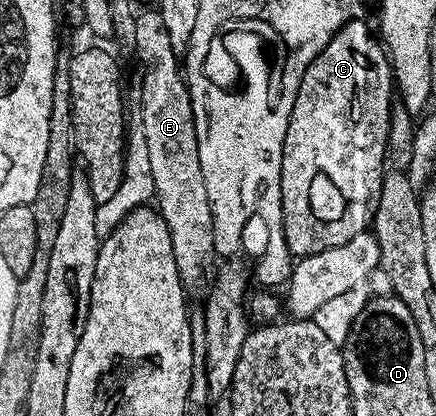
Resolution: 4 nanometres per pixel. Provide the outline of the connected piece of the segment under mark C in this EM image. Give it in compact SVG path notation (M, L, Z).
M359 17L350 20L343 25L333 37L324 45L324 49L308 65L304 77L300 81L300 89L296 93L296 101L292 107L292 117L288 121L288 133L284 133L284 145L282 146L282 172L280 173L280 189L282 190L282 232L284 241L288 245L291 256L301 257L312 253L324 253L324 249L336 249L336 245L342 245L352 241L352 237L359 235L361 231L371 226L374 218L374 210L380 197L382 177L388 167L388 133L390 132L390 105L396 99L396 84L392 64L388 58L388 52L380 42L379 36L366 35L370 27L365 23L365 18Z

